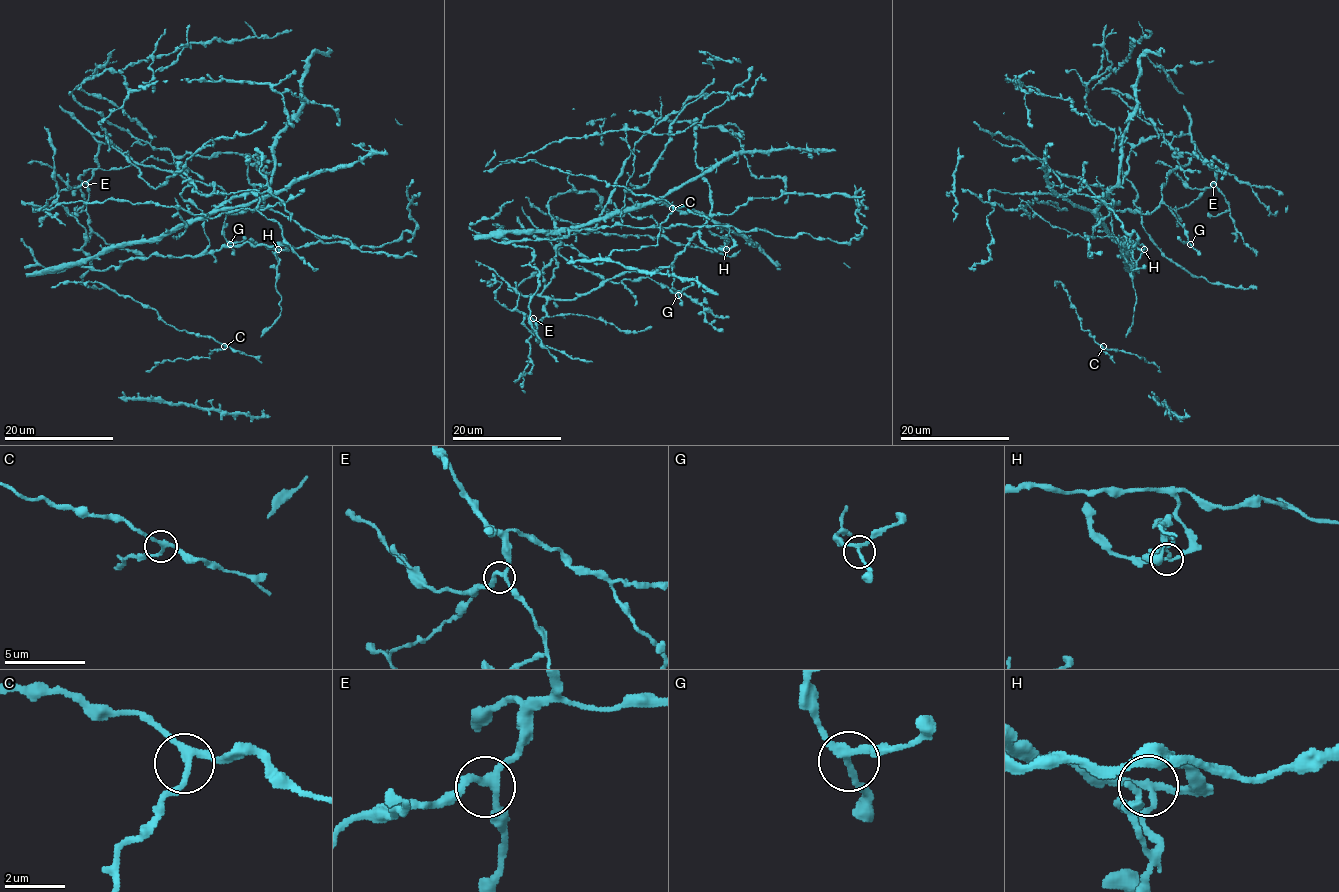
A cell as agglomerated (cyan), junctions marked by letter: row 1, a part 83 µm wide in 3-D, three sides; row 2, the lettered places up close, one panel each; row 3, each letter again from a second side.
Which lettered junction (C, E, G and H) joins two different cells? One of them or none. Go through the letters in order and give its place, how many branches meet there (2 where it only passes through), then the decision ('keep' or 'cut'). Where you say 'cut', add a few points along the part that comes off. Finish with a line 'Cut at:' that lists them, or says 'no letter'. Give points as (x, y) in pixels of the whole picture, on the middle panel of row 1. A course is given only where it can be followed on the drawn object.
C: (672, 208) | 3 | keep
E: (533, 318) | 3 | keep
G: (678, 295) | 3 | keep
H: (726, 249) | 3 | cut | (726, 249), (723, 238), (729, 241), (729, 238), (720, 238), (708, 230)
Cut at: H

